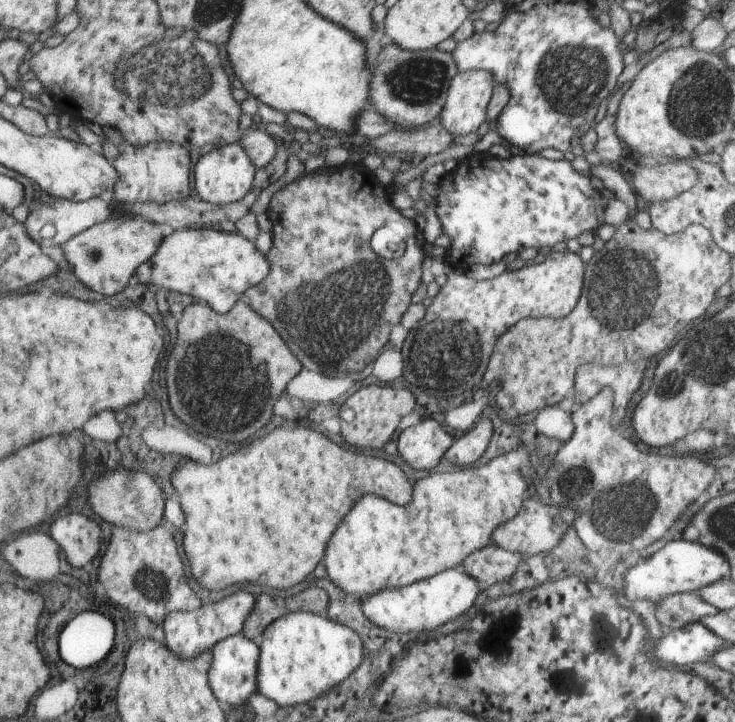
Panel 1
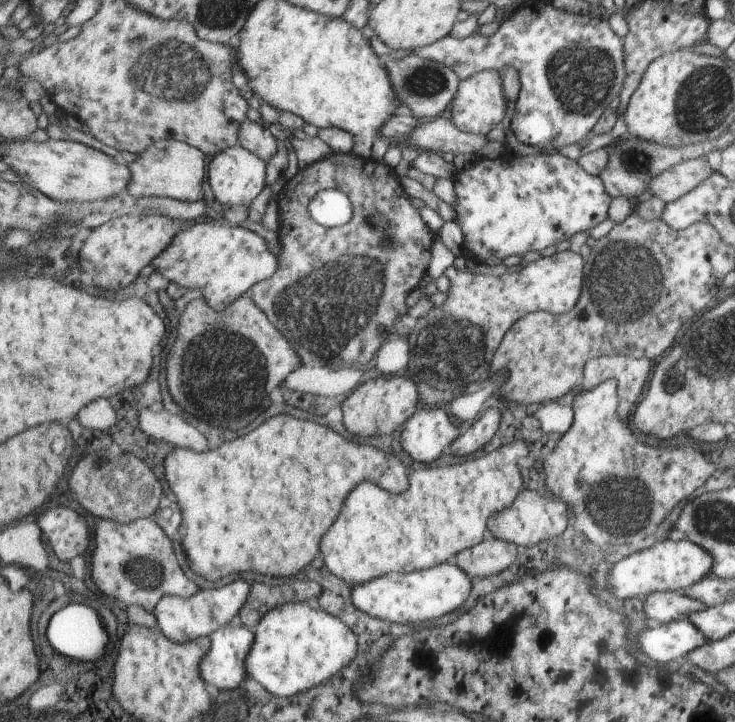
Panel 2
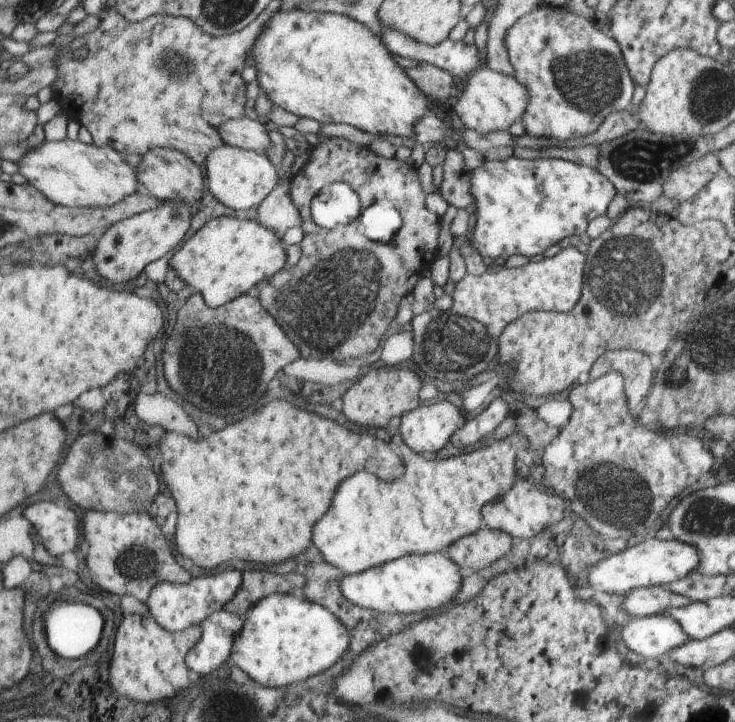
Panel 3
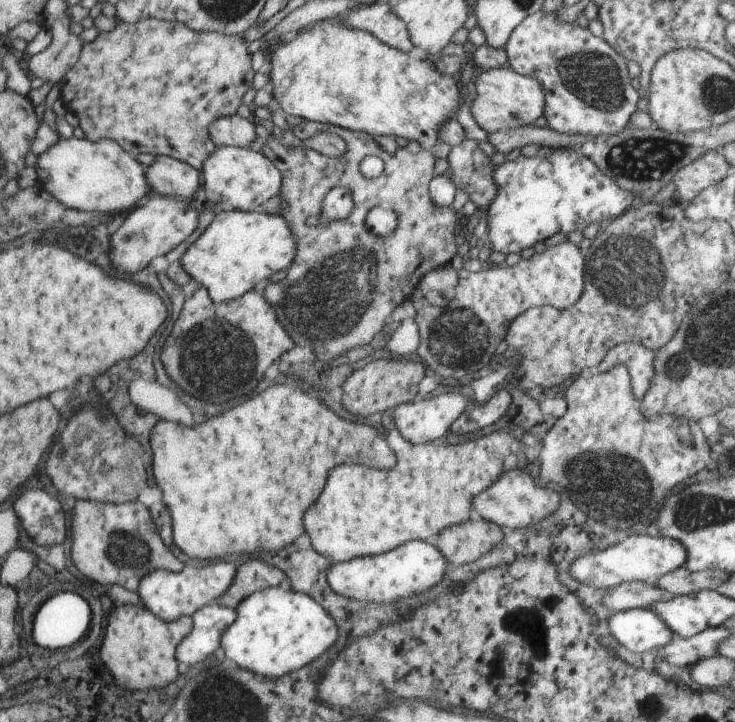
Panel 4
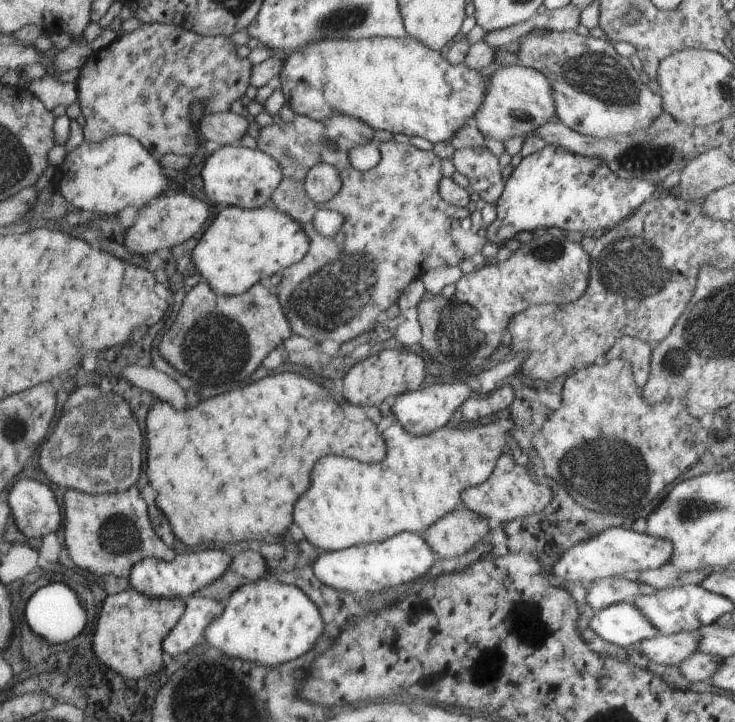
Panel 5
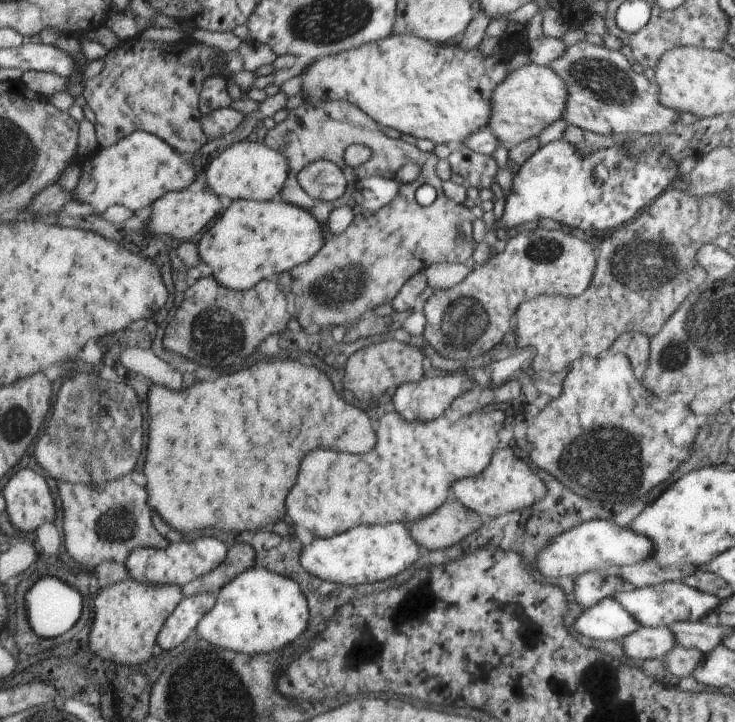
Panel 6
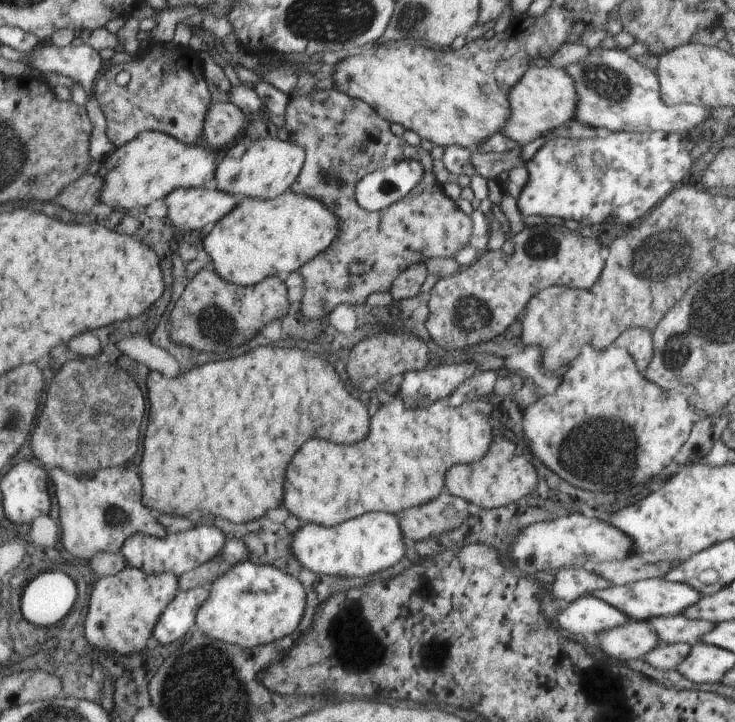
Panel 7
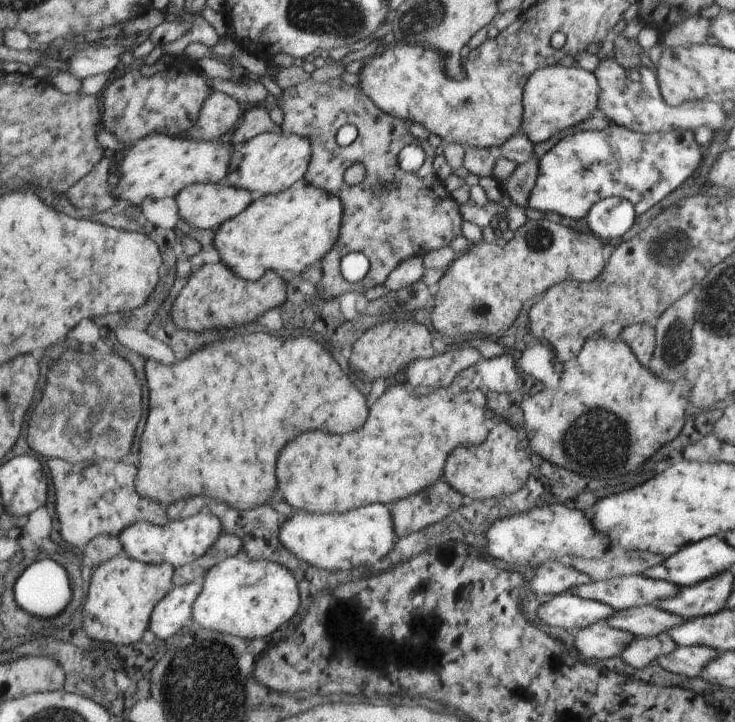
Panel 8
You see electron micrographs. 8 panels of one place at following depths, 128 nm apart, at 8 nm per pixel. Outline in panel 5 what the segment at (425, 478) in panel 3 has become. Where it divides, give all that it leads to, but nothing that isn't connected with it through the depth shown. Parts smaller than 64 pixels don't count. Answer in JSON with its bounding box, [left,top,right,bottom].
[294,418,512,552]

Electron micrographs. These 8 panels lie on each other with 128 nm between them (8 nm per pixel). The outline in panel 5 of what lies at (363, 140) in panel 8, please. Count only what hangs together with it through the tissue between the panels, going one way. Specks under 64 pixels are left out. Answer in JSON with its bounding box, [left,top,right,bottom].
[255,114,464,338]

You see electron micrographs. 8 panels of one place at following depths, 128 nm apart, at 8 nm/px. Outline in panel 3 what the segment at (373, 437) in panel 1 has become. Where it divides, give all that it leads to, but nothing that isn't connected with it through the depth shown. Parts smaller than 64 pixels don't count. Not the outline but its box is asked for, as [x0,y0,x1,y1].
[344,365,426,431]

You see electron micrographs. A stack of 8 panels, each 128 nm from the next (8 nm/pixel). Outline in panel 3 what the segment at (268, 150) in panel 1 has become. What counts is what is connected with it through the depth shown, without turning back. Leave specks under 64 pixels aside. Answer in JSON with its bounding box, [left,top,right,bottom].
[220,117,272,153]

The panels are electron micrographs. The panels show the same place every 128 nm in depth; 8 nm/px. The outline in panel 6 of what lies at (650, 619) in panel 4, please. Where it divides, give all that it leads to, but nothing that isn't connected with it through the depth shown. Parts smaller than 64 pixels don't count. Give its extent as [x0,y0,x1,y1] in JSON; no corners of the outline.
[573,597,641,640]

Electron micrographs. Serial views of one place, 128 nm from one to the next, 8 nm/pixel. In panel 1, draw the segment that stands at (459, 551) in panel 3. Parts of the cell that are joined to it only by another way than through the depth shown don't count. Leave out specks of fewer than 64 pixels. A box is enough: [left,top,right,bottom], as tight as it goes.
[460,544,521,586]

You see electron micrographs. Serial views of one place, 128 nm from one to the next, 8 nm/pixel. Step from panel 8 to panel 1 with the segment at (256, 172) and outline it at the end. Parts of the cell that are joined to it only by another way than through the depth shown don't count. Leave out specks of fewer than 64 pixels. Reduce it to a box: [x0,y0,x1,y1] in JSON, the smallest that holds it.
[196,142,254,206]

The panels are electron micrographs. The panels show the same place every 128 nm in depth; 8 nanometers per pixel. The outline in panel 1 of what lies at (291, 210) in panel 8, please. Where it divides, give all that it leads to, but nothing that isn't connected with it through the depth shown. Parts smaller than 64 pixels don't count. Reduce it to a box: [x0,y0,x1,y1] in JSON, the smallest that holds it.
[138,227,270,314]

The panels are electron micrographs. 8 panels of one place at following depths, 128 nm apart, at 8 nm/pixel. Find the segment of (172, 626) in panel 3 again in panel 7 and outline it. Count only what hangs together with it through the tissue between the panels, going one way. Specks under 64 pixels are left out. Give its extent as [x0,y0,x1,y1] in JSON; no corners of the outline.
[123,524,224,577]

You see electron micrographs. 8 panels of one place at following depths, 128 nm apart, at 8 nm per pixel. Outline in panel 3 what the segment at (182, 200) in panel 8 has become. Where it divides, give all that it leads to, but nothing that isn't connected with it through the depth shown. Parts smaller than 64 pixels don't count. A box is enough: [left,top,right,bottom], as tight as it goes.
[94,201,194,284]

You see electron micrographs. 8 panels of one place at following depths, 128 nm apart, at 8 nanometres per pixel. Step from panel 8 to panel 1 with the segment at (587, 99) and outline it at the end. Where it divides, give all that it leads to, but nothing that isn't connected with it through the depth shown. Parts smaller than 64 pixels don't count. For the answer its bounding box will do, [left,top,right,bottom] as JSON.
[437,69,495,137]

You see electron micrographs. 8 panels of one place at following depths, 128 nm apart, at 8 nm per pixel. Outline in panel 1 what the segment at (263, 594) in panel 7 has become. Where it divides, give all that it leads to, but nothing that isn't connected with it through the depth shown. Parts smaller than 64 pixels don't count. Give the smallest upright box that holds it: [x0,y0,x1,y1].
[258,611,365,706]

